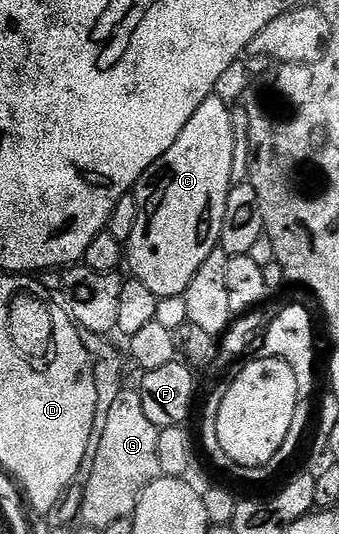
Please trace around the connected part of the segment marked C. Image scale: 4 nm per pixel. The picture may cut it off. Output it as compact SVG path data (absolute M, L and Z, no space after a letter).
M215 94L208 96L206 102L194 110L194 118L186 122L182 134L178 134L178 142L174 142L174 146L170 146L156 164L149 166L135 189L140 213L138 222L134 222L134 234L130 234L126 242L126 264L132 267L131 275L160 298L183 296L194 274L198 274L198 266L202 266L202 262L206 262L219 245L222 218L226 218L226 198L233 186L236 120L232 111L222 98Z

